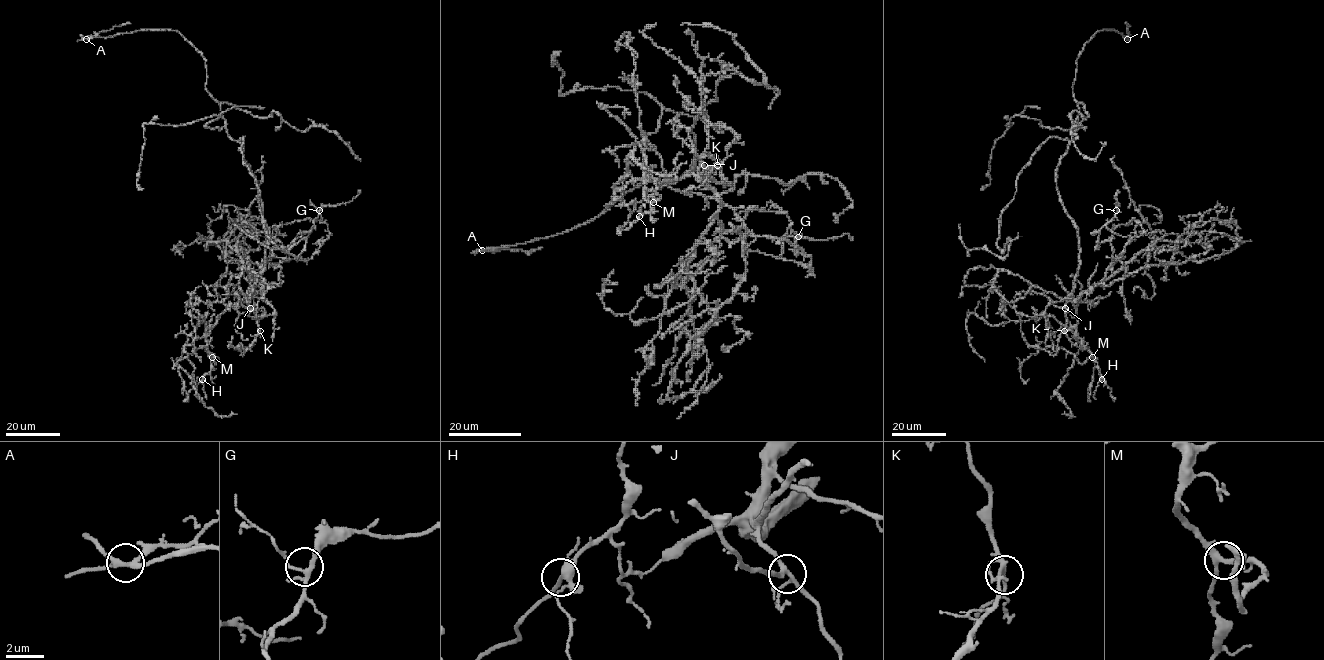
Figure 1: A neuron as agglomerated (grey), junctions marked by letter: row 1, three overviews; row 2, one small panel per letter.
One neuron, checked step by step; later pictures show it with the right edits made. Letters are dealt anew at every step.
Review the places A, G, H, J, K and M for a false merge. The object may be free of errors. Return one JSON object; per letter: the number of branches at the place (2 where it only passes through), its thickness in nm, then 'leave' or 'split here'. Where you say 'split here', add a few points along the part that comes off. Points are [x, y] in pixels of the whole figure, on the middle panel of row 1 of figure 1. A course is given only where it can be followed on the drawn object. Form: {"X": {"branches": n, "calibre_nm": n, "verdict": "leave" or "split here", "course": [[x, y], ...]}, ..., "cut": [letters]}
{"A": {"branches": 4, "calibre_nm": 240, "verdict": "leave"}, "G": {"branches": 4, "calibre_nm": 200, "verdict": "leave"}, "H": {"branches": 4, "calibre_nm": 320, "verdict": "leave"}, "J": {"branches": 4, "calibre_nm": 240, "verdict": "leave"}, "K": {"branches": 4, "calibre_nm": 240, "verdict": "leave"}, "M": {"branches": 3, "calibre_nm": 280, "verdict": "leave"}, "cut": []}

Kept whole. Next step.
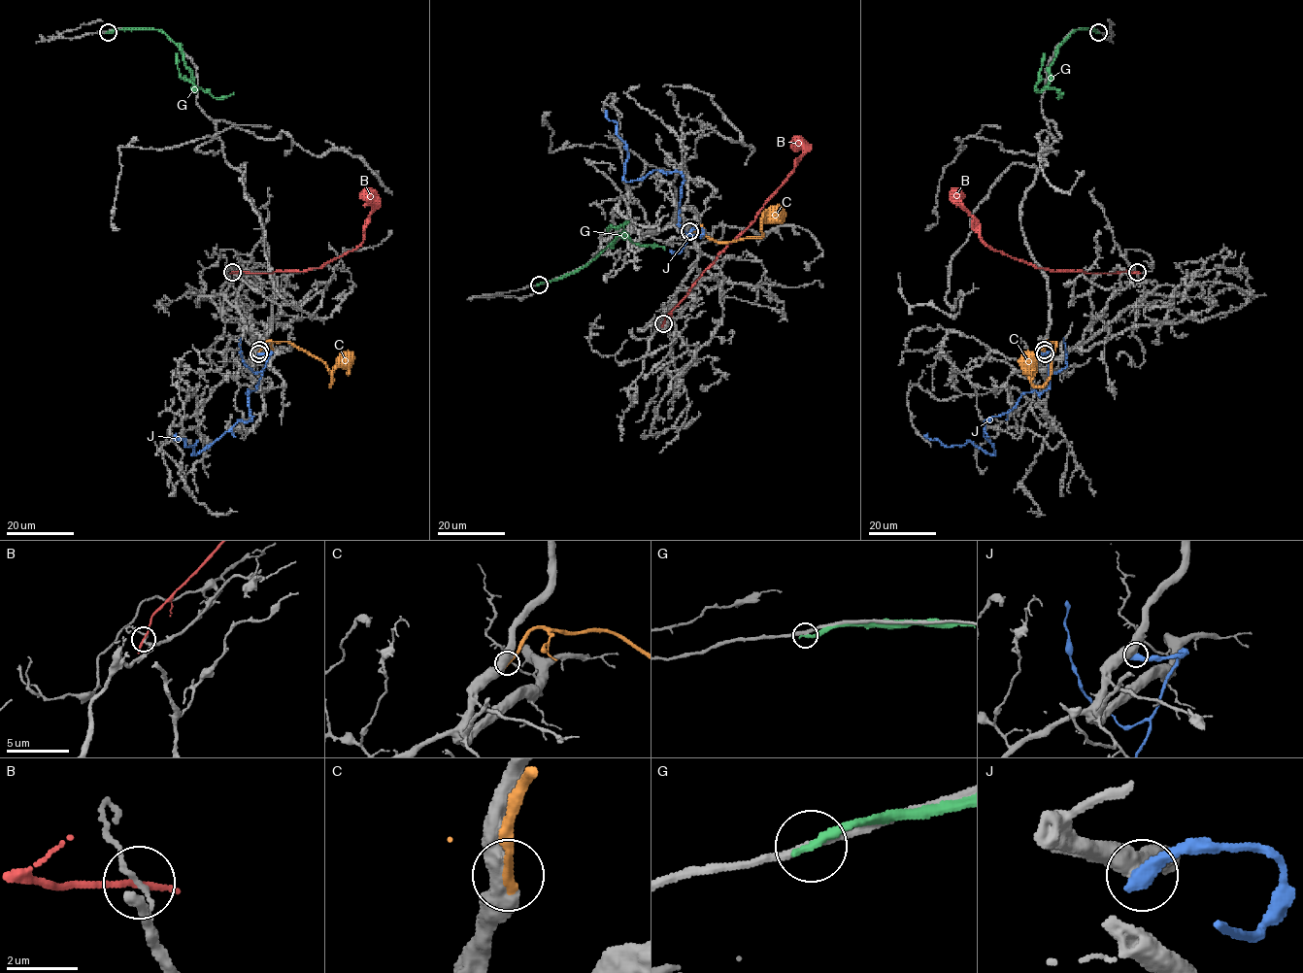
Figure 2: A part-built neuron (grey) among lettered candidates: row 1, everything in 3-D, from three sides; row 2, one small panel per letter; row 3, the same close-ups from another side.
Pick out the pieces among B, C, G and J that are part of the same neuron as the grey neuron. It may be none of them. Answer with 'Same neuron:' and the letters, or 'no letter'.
Same neuron: C

